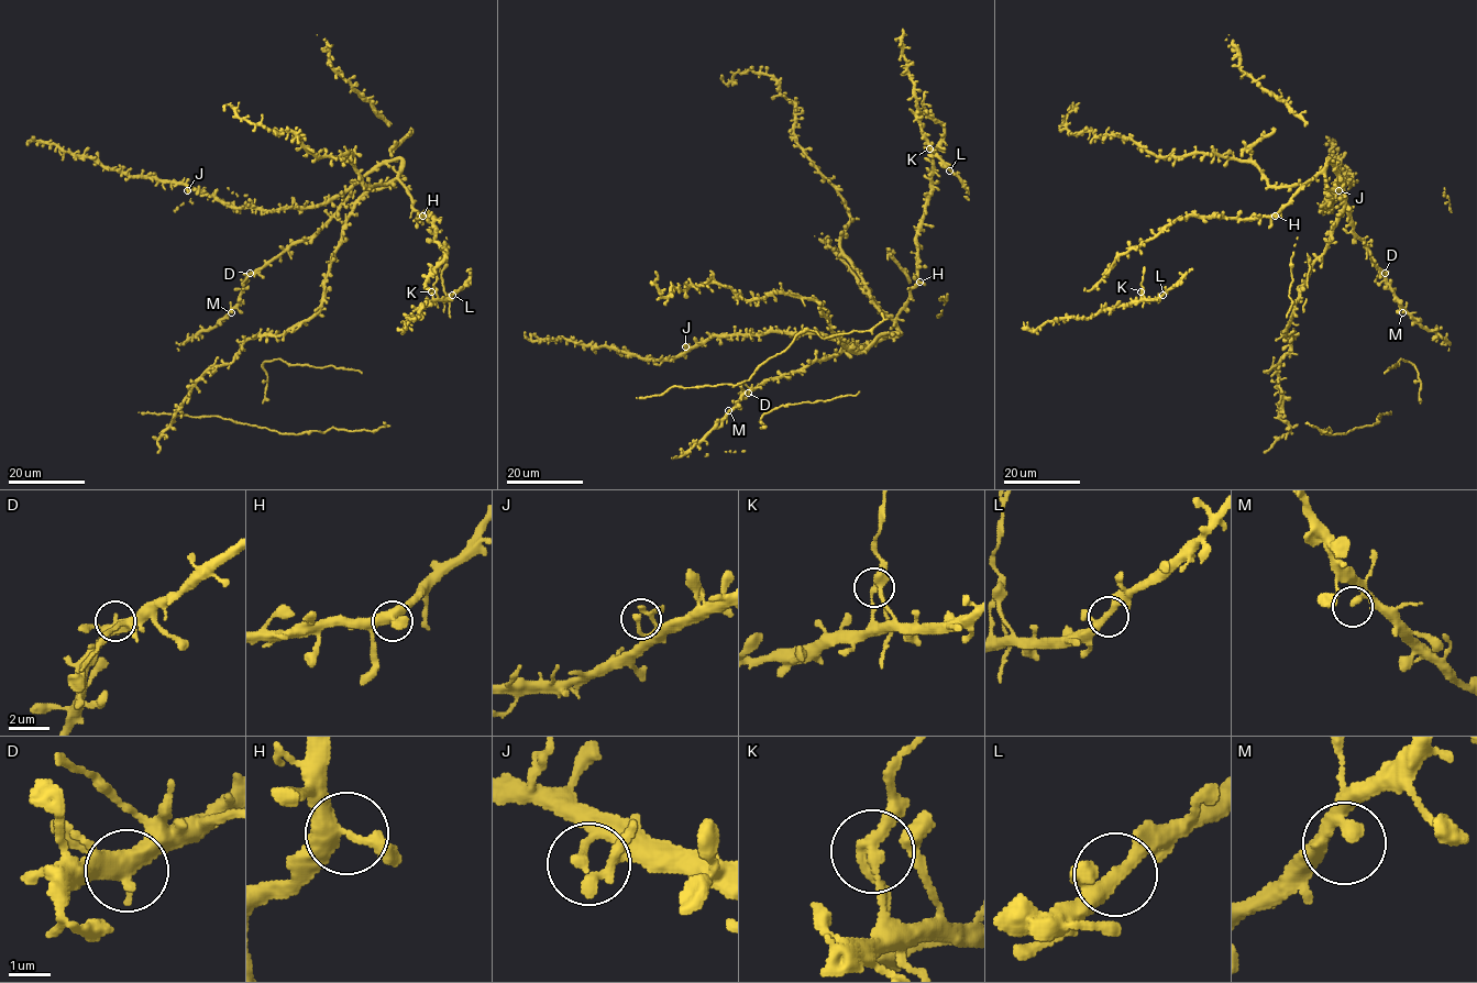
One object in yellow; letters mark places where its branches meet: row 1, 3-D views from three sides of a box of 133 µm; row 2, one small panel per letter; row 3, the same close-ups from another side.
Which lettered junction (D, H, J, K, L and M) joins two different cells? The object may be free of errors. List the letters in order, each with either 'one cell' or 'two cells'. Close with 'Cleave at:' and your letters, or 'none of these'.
D: one cell
H: one cell
J: one cell
K: two cells
L: one cell
M: one cell
Cleave at: K

